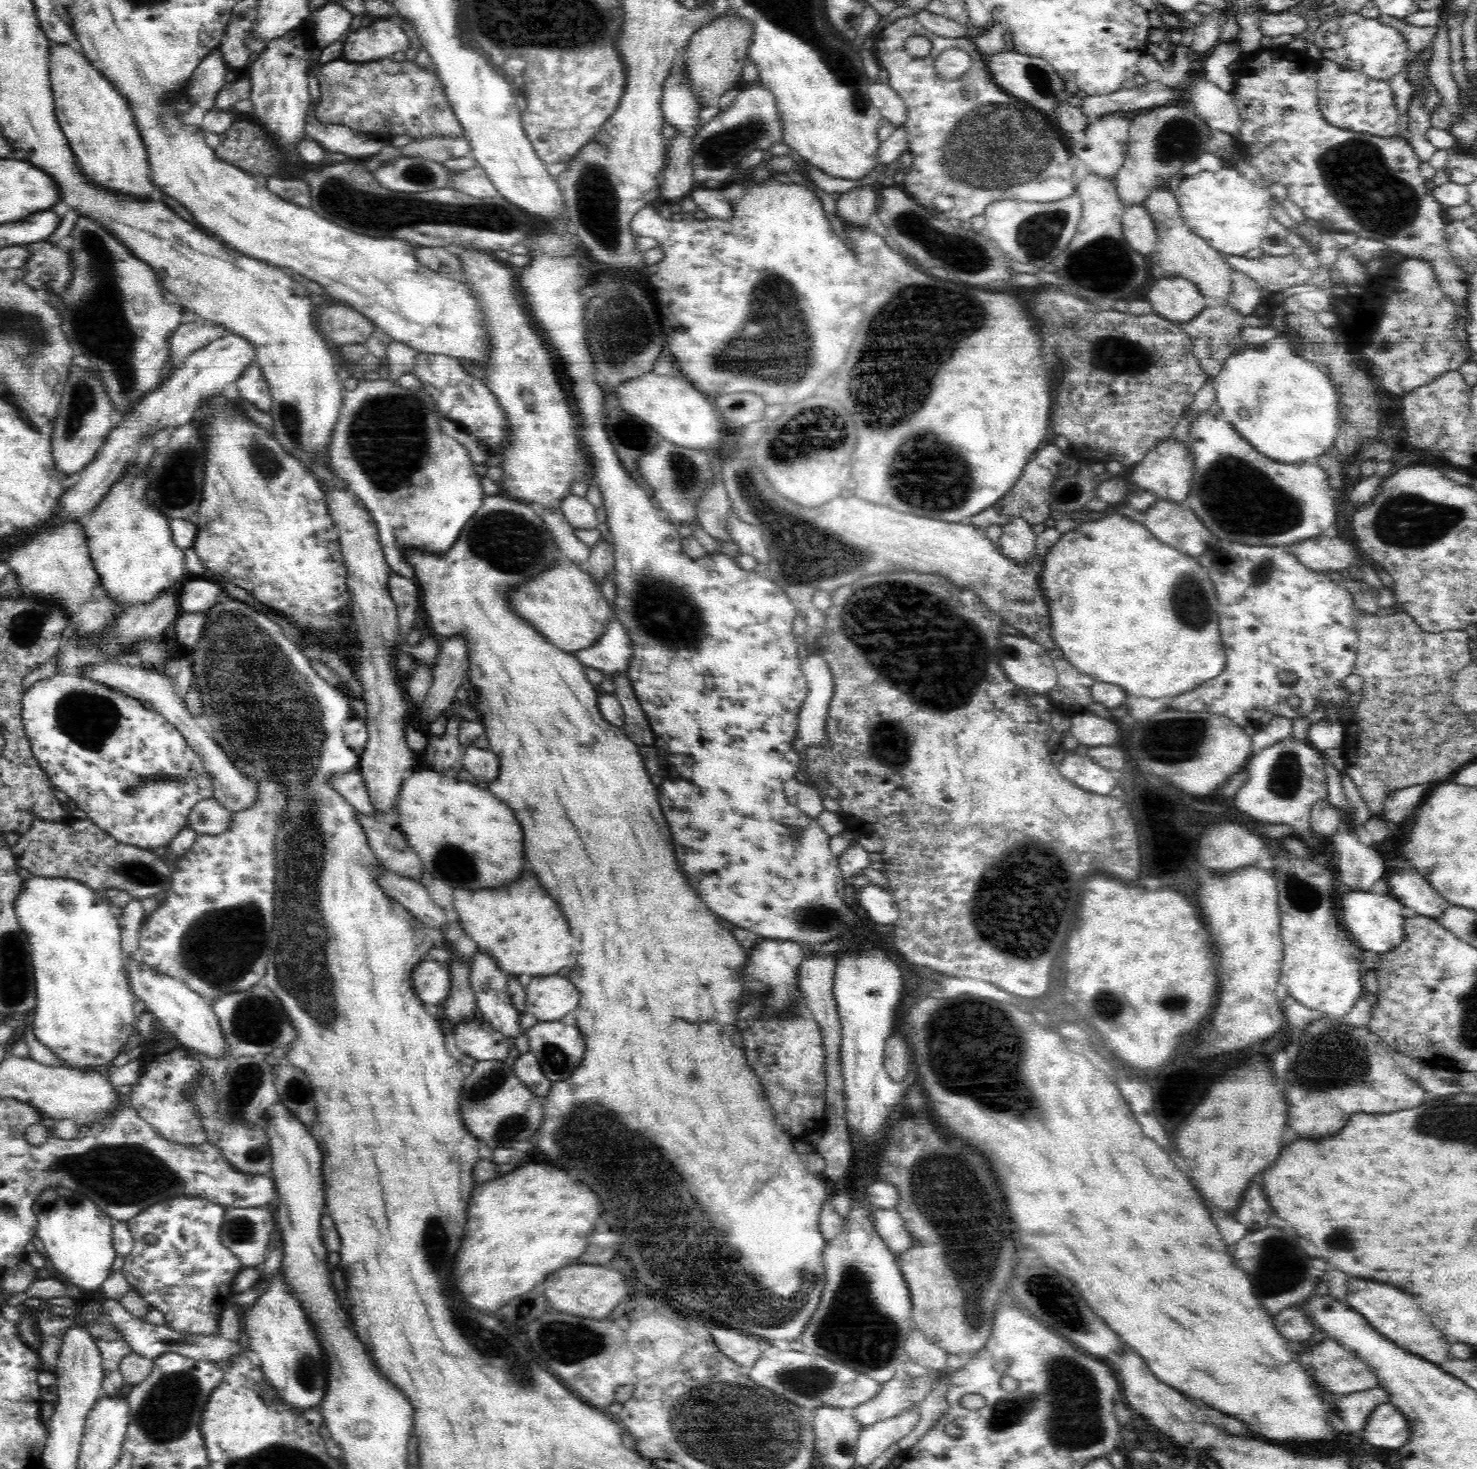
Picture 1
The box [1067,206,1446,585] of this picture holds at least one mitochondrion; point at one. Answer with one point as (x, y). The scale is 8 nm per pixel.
(1397, 523)

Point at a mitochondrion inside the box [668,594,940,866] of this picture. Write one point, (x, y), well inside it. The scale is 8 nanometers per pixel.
(888, 739)

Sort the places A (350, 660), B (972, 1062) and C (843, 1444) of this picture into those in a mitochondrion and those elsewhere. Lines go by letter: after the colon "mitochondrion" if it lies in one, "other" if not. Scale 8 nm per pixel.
A: other
B: mitochondrion
C: mitochondrion

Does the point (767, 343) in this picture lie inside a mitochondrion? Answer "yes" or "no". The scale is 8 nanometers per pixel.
yes

